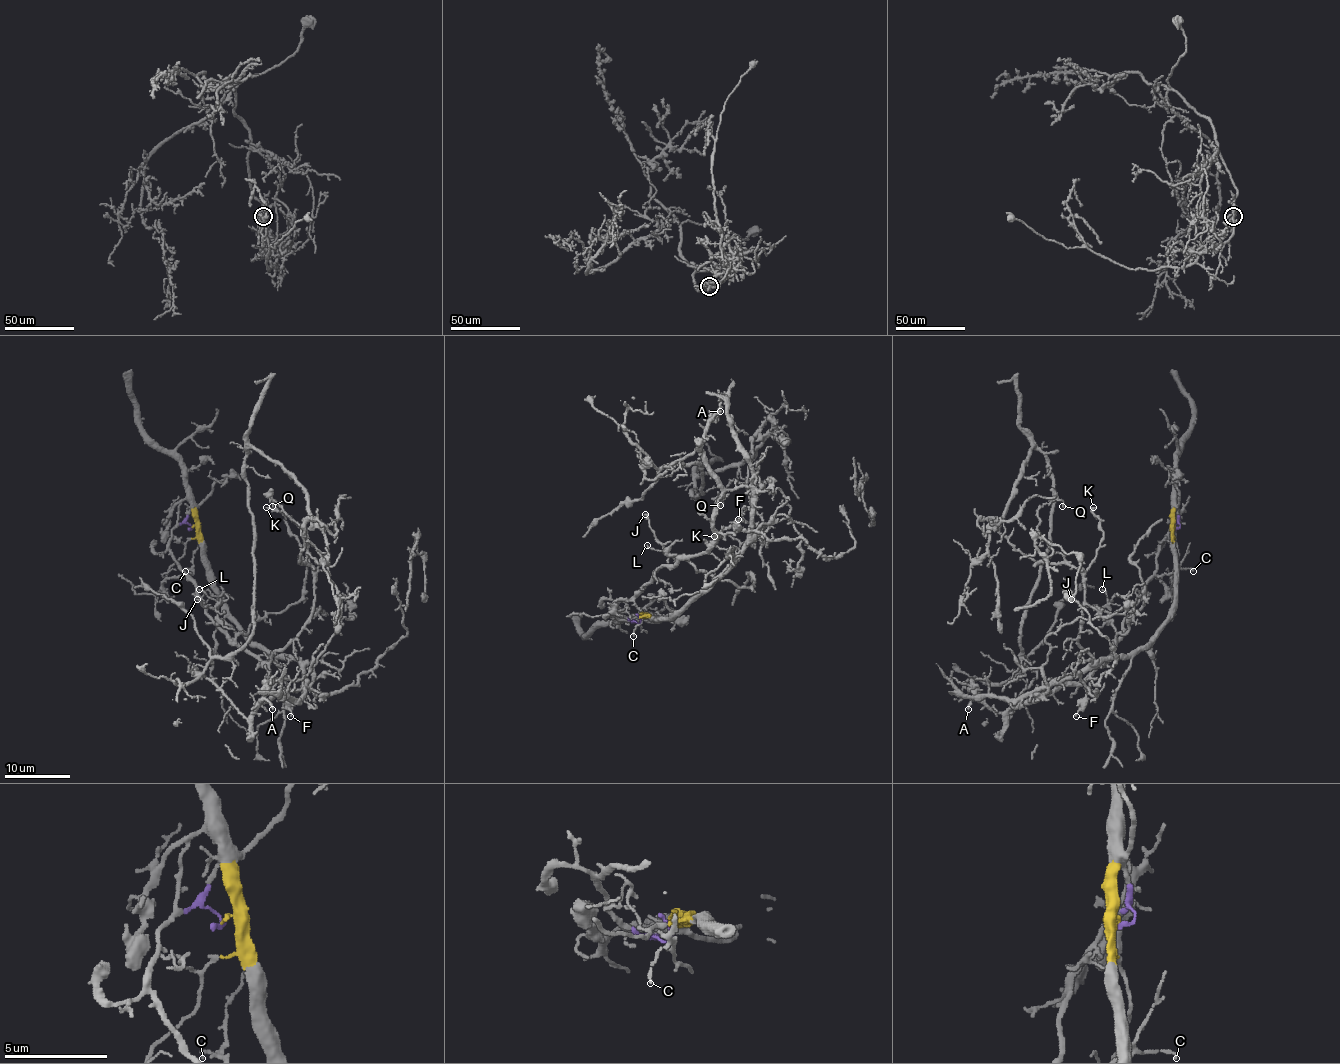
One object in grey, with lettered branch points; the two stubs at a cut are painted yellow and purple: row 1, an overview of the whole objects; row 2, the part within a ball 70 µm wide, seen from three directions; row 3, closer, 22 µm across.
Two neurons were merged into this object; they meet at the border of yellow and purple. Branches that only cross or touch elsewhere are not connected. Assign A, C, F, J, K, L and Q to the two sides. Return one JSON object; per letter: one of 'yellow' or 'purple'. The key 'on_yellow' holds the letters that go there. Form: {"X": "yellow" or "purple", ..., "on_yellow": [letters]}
{"A": "purple", "C": "purple", "F": "purple", "J": "purple", "K": "purple", "L": "purple", "Q": "purple", "on_yellow": []}

